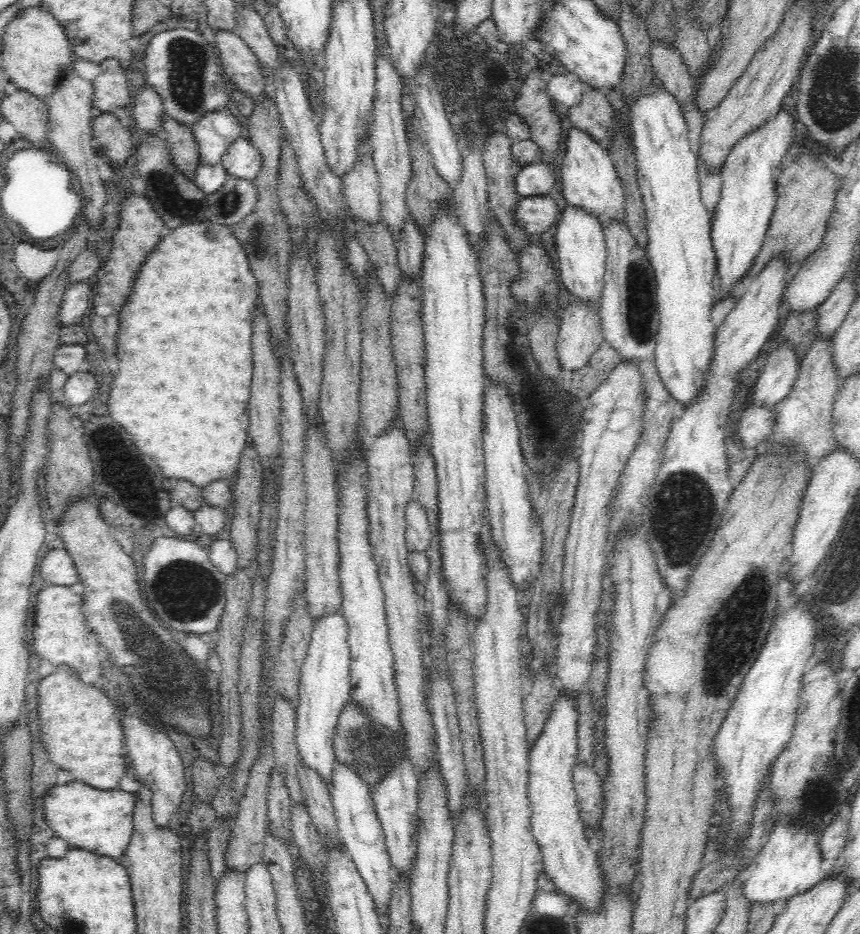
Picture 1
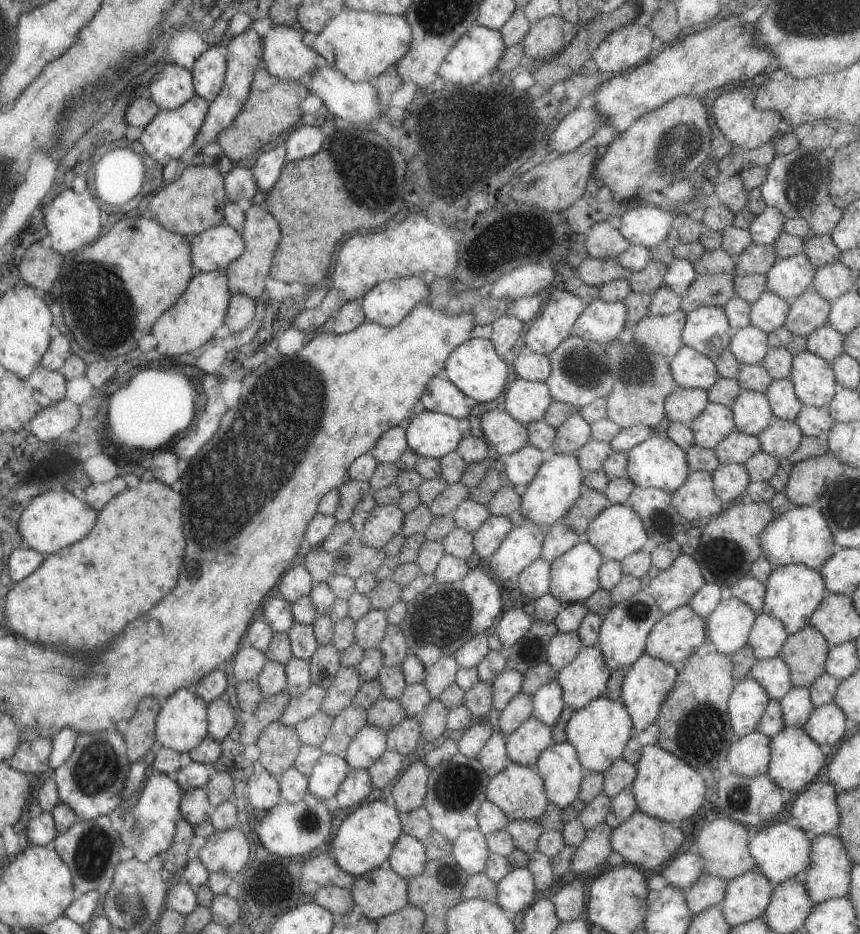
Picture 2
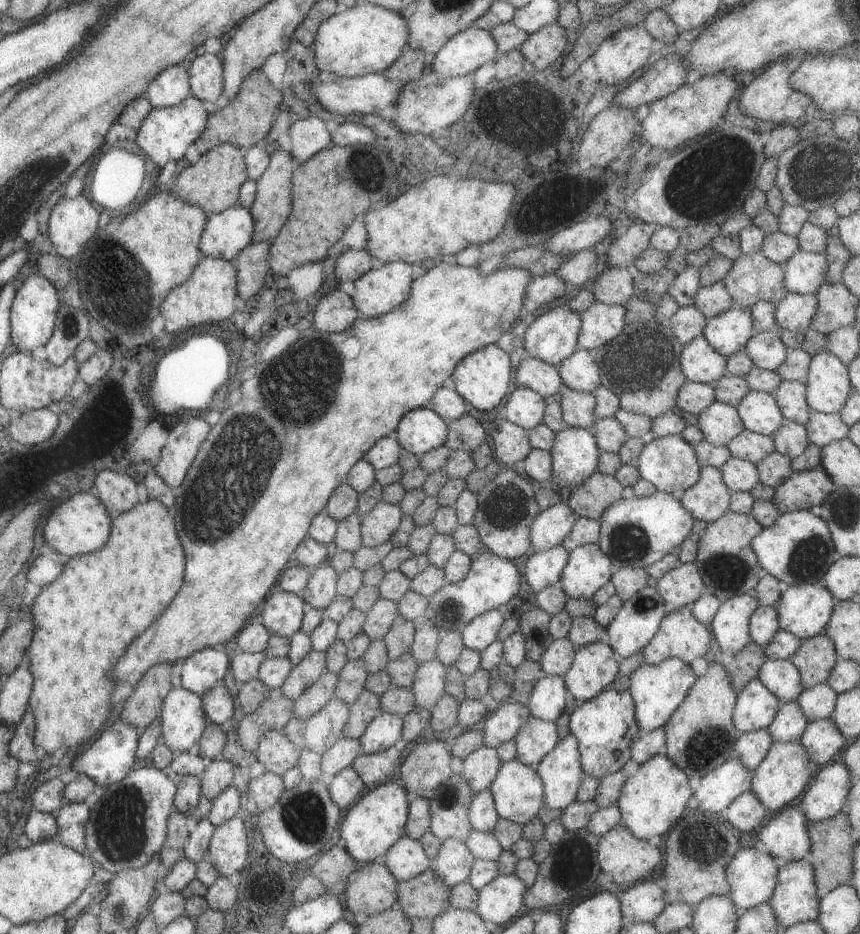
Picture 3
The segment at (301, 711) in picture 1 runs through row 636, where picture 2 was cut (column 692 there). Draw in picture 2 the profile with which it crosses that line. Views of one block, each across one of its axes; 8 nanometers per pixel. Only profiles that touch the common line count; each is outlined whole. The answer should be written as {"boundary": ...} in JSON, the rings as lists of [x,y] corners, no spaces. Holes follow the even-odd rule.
{"boundary":[[[707,305],[686,314],[680,339],[683,346],[691,347],[715,362],[732,335],[722,307]]]}

